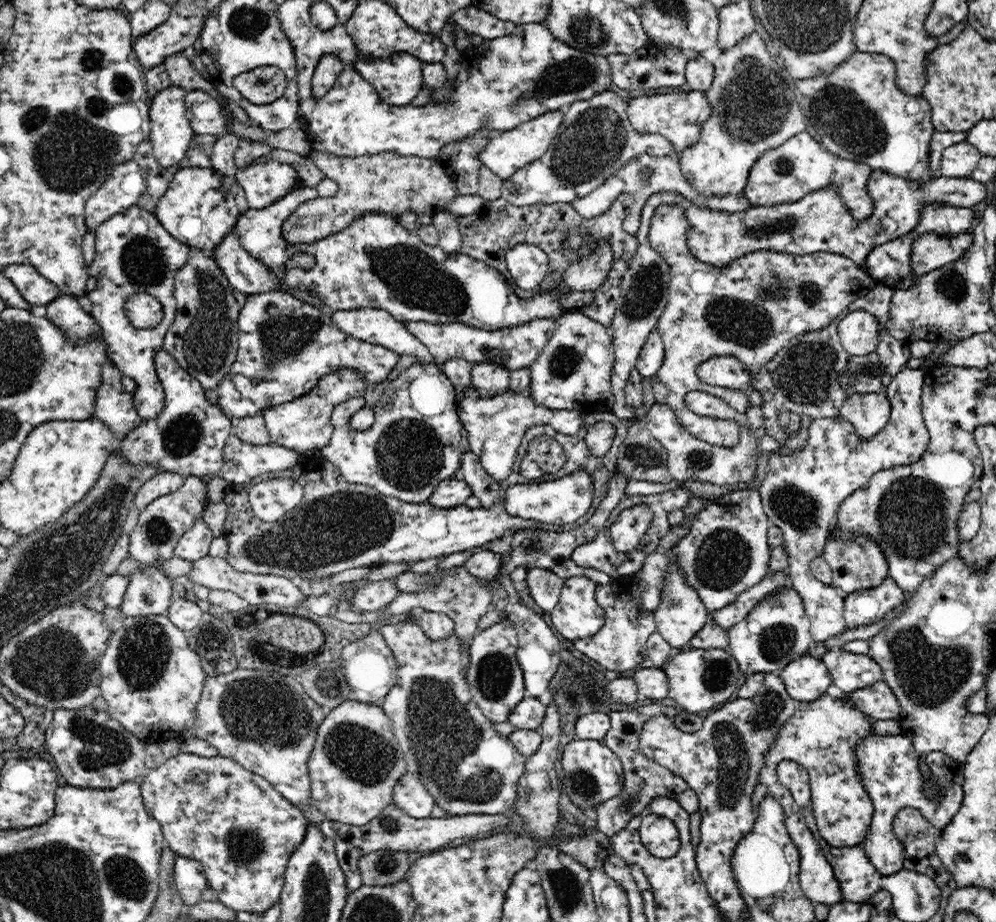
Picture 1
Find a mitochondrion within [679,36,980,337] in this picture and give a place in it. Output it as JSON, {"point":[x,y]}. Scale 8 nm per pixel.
{"point":[752,109]}

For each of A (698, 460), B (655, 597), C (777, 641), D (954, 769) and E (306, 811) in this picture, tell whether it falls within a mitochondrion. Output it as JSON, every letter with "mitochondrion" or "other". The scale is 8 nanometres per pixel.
{"A":"mitochondrion","B":"other","C":"mitochondrion","D":"other","E":"other"}

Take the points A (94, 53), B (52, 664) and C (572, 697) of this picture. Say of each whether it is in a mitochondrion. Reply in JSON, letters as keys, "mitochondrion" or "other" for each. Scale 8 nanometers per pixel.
{"A":"mitochondrion","B":"mitochondrion","C":"other"}

